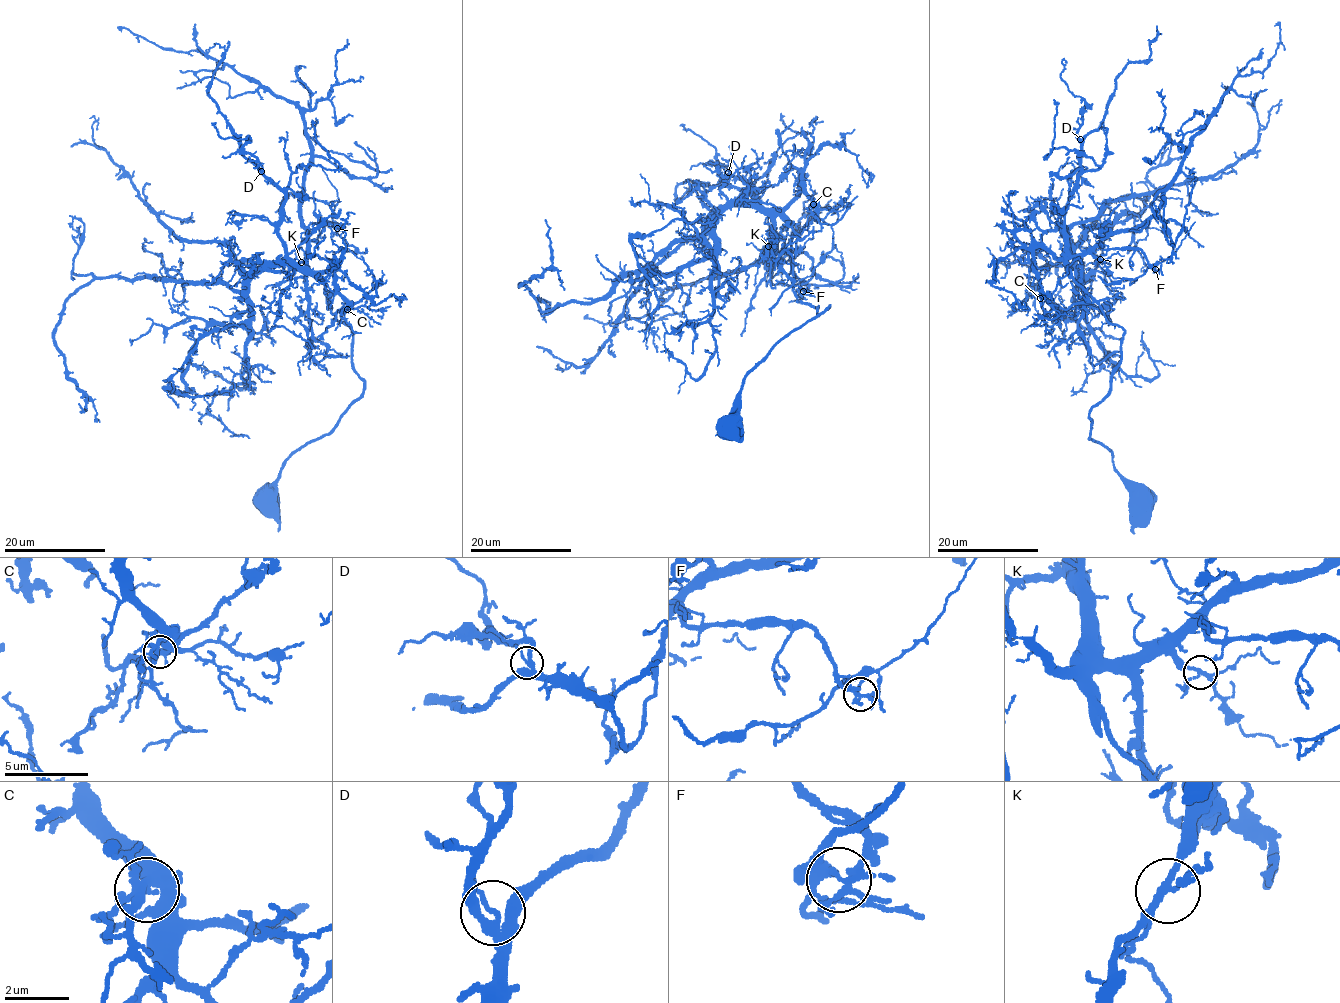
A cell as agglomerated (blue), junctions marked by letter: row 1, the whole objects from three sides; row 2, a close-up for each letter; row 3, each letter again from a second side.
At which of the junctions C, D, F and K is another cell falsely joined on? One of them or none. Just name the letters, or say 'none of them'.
F

